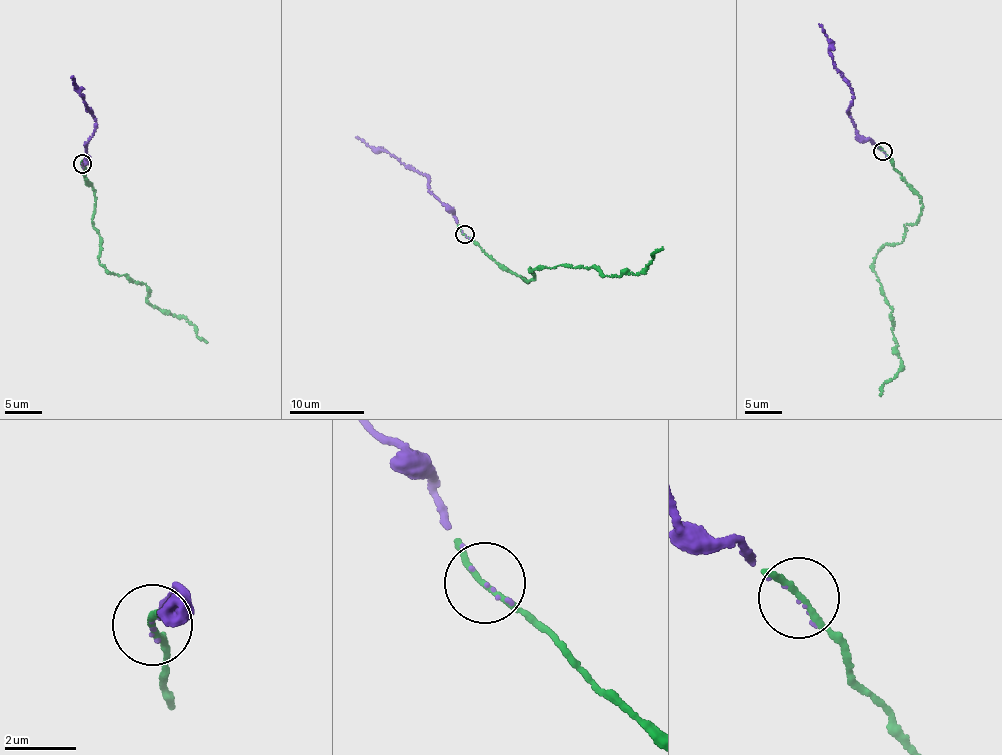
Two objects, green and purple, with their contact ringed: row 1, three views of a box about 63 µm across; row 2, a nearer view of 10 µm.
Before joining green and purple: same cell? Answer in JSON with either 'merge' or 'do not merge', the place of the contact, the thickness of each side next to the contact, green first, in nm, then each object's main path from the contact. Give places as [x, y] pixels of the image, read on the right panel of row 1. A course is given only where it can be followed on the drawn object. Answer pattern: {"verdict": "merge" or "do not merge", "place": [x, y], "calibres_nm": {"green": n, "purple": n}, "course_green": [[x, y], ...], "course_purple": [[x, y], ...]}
{"verdict": "merge", "place": [883, 151], "calibres_nm": {"green": 140, "purple": 50}, "course_green": [[883, 151], [922, 210], [900, 243], [876, 255], [873, 269], [901, 358], [879, 395]], "course_purple": [[883, 152], [858, 134], [848, 109], [853, 97], [848, 80], [833, 62], [827, 35], [818, 24]]}

